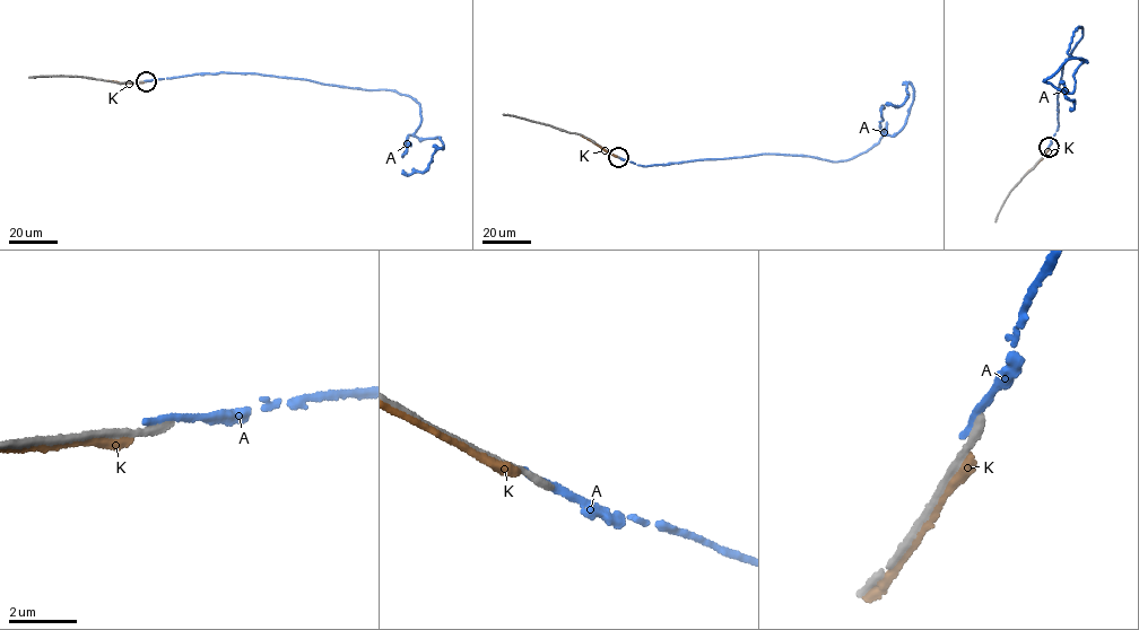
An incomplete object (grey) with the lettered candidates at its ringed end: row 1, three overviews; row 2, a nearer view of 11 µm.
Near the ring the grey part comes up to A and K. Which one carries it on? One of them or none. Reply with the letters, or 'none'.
none

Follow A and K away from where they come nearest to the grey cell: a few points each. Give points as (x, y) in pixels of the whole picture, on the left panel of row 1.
A: (145, 81), (241, 72), (407, 95), (419, 104), (414, 133), (437, 137), (443, 148), (424, 172), (402, 169)
K: (140, 81), (107, 80)

